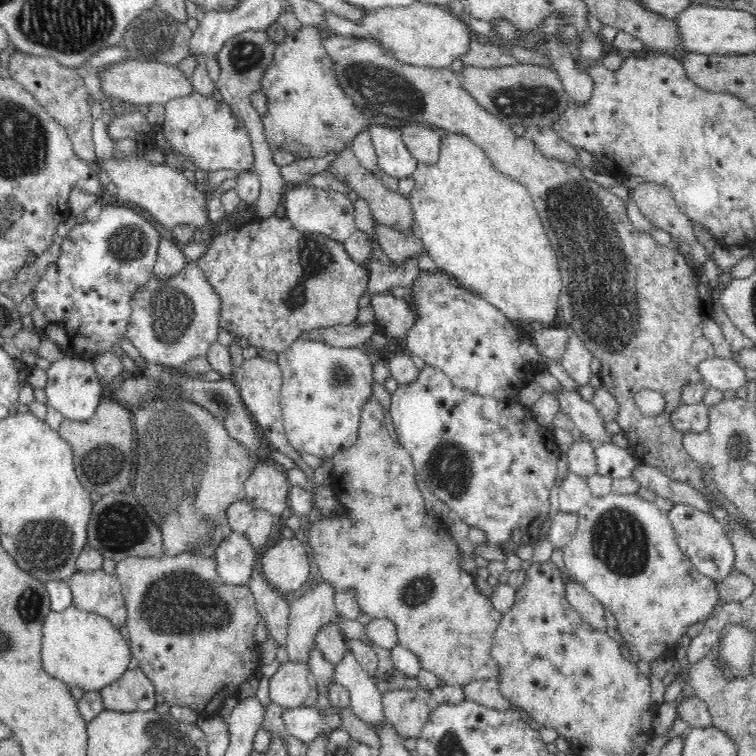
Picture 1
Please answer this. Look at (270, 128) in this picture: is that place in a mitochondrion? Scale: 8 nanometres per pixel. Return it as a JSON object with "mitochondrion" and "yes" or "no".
{"mitochondrion":"no"}

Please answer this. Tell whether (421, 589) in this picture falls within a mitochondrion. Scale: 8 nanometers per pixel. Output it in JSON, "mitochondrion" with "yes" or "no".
{"mitochondrion":"yes"}

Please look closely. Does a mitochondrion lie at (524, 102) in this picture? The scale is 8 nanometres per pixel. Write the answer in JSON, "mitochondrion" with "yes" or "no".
{"mitochondrion":"yes"}

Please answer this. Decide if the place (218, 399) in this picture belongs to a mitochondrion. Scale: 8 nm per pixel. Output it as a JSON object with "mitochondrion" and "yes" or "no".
{"mitochondrion":"yes"}

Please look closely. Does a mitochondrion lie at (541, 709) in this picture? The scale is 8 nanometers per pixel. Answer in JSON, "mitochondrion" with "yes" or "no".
{"mitochondrion":"no"}

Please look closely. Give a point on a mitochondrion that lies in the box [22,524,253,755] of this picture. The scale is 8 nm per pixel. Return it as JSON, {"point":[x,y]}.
{"point":[177,603]}

